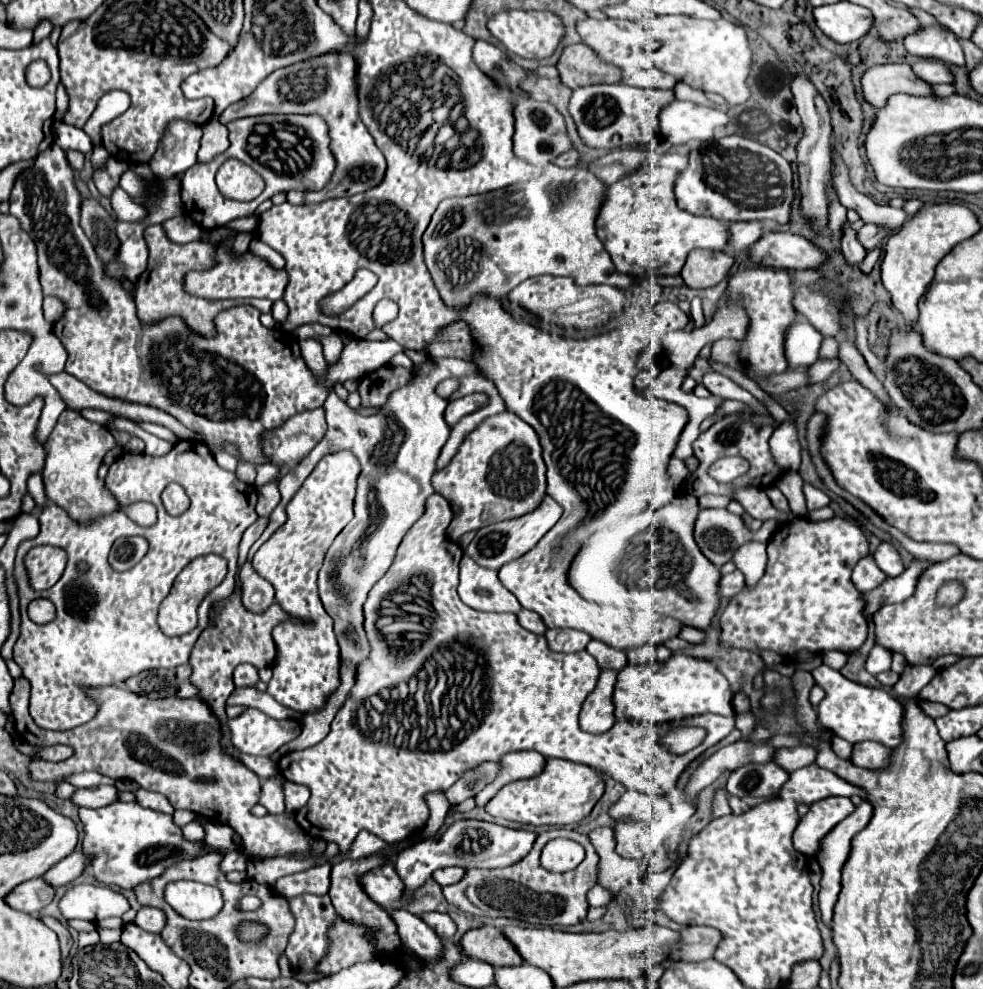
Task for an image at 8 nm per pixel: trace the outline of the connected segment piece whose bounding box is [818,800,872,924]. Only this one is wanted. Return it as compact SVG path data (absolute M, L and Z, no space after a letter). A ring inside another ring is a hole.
M862 802L852 816L844 820L844 824L838 824L830 836L822 842L822 852L818 852L820 866L822 866L822 890L818 894L820 898L820 912L824 924L830 924L832 920L832 908L836 904L840 886L842 886L842 866L848 860L850 854L850 842L852 838L866 828L866 824L872 820L872 806L870 802Z

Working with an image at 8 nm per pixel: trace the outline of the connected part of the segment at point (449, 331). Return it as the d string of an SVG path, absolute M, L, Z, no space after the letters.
M456 322L450 324L450 328L444 328L438 332L438 340L430 344L426 350L430 356L454 356L462 360L470 360L474 354L474 344L470 340L470 332L466 324Z

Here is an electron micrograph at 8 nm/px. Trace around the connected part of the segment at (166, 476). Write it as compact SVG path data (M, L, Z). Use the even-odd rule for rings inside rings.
M180 440L174 444L174 448L160 458L154 456L146 456L146 454L122 454L108 470L106 476L106 488L110 490L110 494L116 498L118 502L118 510L114 510L112 514L106 516L98 516L94 520L88 522L76 522L74 518L70 518L70 514L64 508L58 508L56 504L48 504L42 514L40 514L40 534L36 538L24 540L18 546L18 554L16 554L16 570L14 576L18 580L18 592L20 592L20 612L22 612L22 626L20 626L20 638L14 646L14 662L22 668L24 678L28 678L28 682L32 684L32 698L30 698L30 714L34 718L34 722L42 728L50 728L50 730L68 730L80 724L86 724L88 720L92 720L98 712L98 704L96 700L92 700L86 694L86 688L102 688L102 686L120 686L124 684L128 678L144 672L144 670L156 670L156 668L176 668L180 664L188 662L190 650L196 642L196 638L202 634L202 628L208 626L208 618L210 618L210 608L218 602L230 596L230 592L234 592L234 578L236 578L236 570L238 570L238 544L240 538L244 534L244 530L252 524L256 516L256 496L254 496L254 486L248 486L244 482L240 482L232 472L222 470L212 452L208 450L208 446L204 442L198 440ZM176 482L180 484L188 498L190 498L190 508L180 514L180 516L170 516L160 500L162 490L170 484ZM132 502L152 502L158 508L158 522L150 528L142 528L138 524L134 524L126 514L124 514L124 506L132 504ZM118 536L146 536L146 540L150 542L150 550L148 554L130 570L126 572L116 572L110 564L108 564L108 552L112 548L112 542ZM52 540L60 540L60 546L68 552L68 566L62 574L62 578L56 582L56 586L52 586L50 590L34 590L30 586L30 578L28 572L24 570L24 556L30 552L32 546L40 546L40 544L50 544ZM204 554L220 554L228 560L228 576L222 580L222 584L218 584L214 590L210 590L206 594L206 598L200 602L198 608L198 616L200 622L198 626L178 638L168 638L166 634L162 634L156 616L158 616L158 606L162 604L162 600L170 594L176 576L198 556ZM84 562L88 564L86 572L78 570L78 564ZM36 598L48 598L54 606L56 606L56 618L48 624L36 624L28 618L28 604Z

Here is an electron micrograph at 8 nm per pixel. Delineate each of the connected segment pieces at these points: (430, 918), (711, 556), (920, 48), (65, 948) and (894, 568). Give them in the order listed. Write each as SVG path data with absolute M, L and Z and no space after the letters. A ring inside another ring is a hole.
M424 912L420 916L430 928L434 928L434 932L440 936L440 938L446 938L450 940L454 934L456 934L456 924L452 922L452 918L448 914L442 914L442 912Z
M726 508L700 510L698 516L696 516L696 522L694 522L694 540L696 540L698 548L700 548L700 552L702 552L712 564L722 566L722 564L726 564L726 562L734 556L734 552L736 552L744 542L750 542L750 540L768 542L770 536L772 536L772 532L774 532L774 528L776 528L776 524L778 524L776 520L766 520L758 532L750 532L750 530L744 526L742 518L736 516L736 514L732 514L732 512L728 512Z
M922 28L922 32L916 32L914 36L908 36L904 40L904 48L912 56L924 56L924 58L938 58L952 66L964 66L964 54L962 48L952 32L944 32L942 28Z
M40 916L40 920L44 920L44 924L48 928L52 928L56 934L58 934L58 940L60 940L60 950L62 950L62 964L68 960L70 956L70 948L72 948L72 936L68 932L68 928L64 928L56 918L52 916Z
M882 542L876 552L874 552L874 560L878 562L878 566L882 568L882 572L886 572L886 576L898 576L904 570L902 558L898 554L898 550L894 548L894 544L890 542Z

